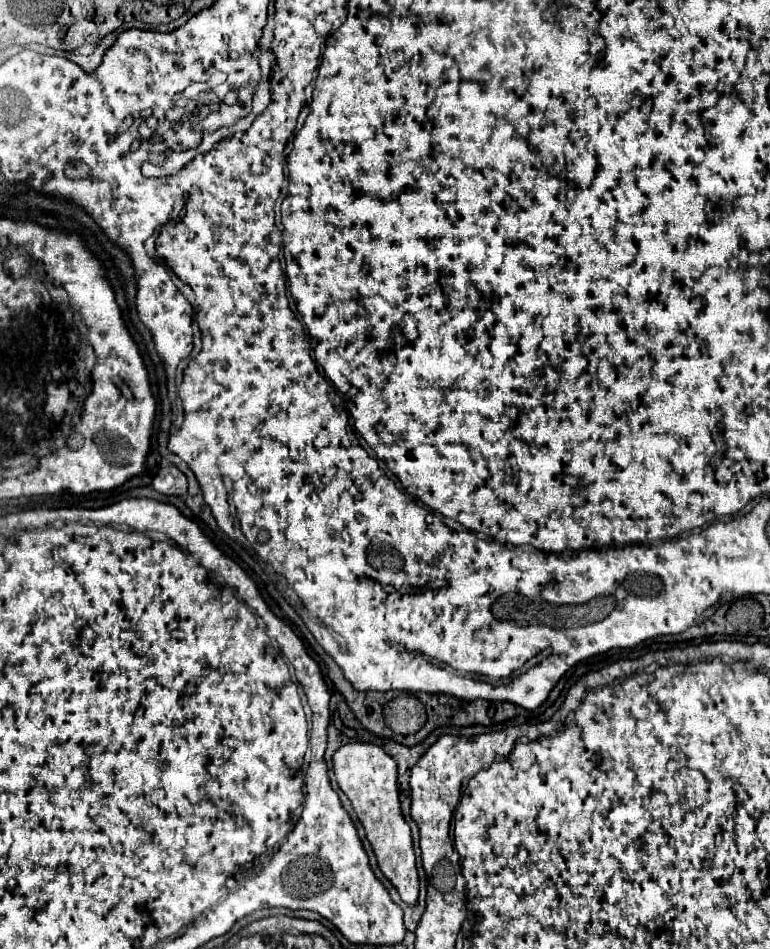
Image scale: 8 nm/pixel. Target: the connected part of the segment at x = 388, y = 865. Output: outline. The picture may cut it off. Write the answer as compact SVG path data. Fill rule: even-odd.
M353 742L353 744L341 746L333 754L333 770L335 770L339 788L351 800L353 810L365 828L367 840L373 846L381 872L397 888L401 900L409 906L415 906L419 896L419 874L415 866L411 830L399 806L397 762L377 744Z

